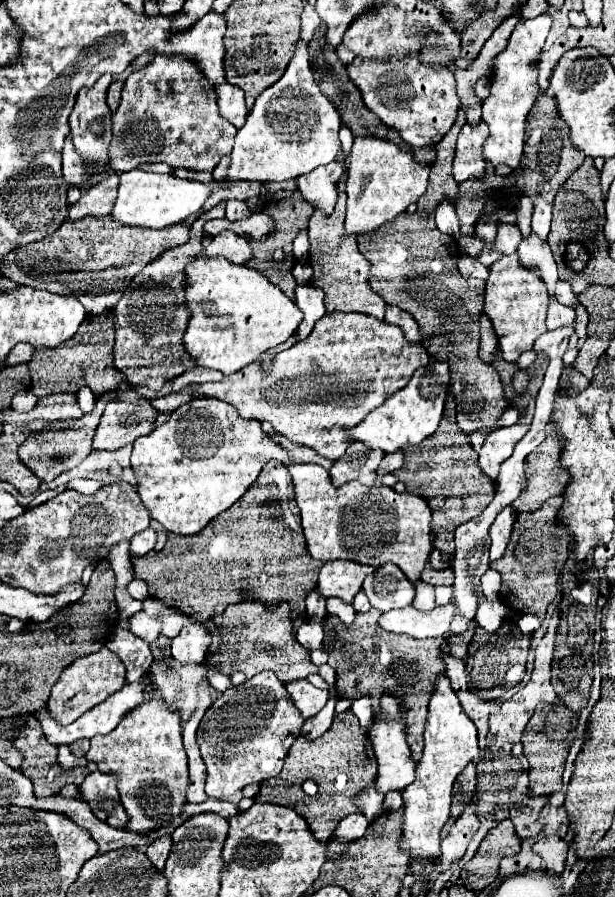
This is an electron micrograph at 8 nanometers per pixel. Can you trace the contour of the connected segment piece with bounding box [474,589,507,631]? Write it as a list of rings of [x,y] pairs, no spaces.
[[[479,589],[474,593],[478,597],[476,618],[482,618],[482,627],[485,631],[497,631],[501,627],[501,621],[507,617],[507,605],[503,605],[498,598],[487,600]]]

